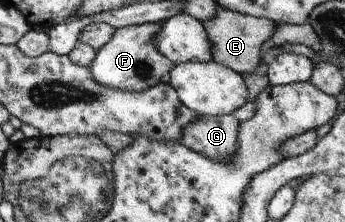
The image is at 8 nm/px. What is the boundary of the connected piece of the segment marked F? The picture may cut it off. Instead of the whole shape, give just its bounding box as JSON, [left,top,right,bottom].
[88,23,174,92]

